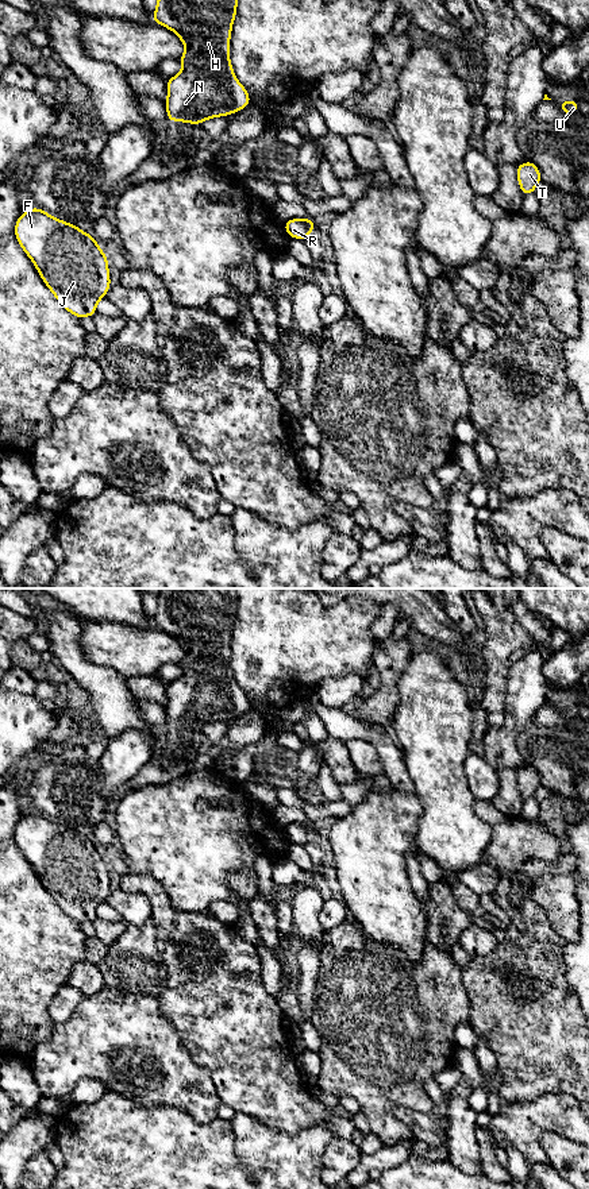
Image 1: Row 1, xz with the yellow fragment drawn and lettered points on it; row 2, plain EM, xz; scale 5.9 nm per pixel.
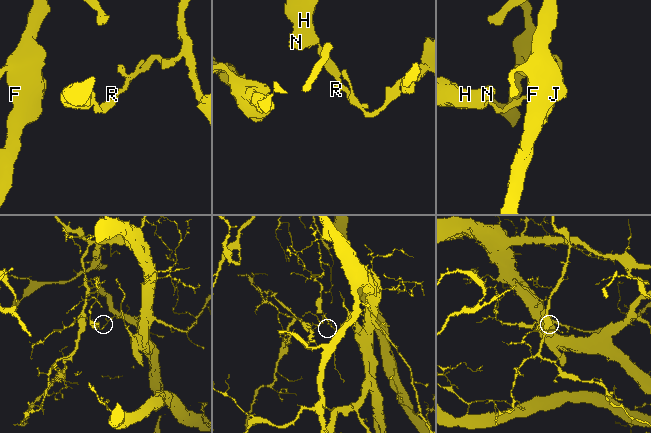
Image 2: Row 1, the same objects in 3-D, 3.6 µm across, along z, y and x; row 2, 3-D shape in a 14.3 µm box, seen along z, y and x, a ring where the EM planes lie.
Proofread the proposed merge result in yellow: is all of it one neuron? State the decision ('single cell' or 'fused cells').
fused cells

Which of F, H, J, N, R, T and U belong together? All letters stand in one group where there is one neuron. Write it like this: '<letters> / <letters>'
F J T U / H N R

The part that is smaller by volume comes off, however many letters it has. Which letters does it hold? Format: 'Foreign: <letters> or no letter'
Foreign: H, N, R

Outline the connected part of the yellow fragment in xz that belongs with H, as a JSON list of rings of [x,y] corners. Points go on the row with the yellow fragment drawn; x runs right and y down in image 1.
[[[158,0],[151,20],[176,32],[185,45],[182,70],[166,80],[166,119],[200,126],[207,119],[232,115],[251,104],[230,61],[231,30],[238,0]]]

